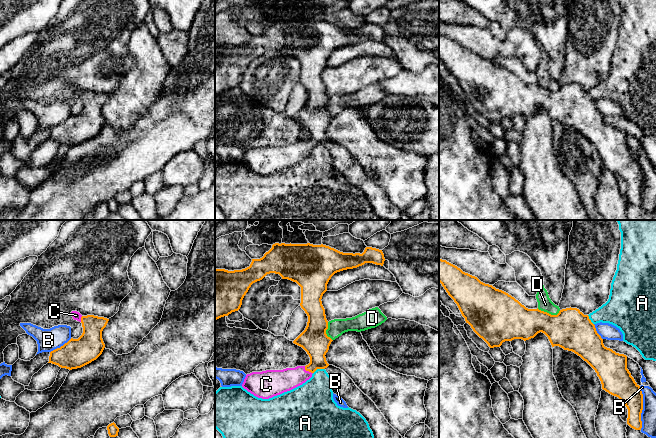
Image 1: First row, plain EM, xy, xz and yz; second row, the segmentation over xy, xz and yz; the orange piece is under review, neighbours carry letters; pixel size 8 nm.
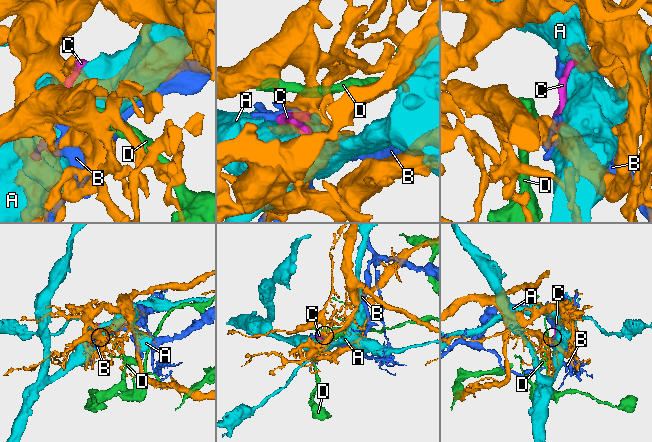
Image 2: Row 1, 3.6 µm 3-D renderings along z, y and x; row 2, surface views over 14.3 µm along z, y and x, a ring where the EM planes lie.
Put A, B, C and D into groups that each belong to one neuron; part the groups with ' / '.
A / B / C / D

